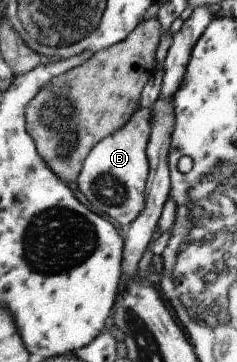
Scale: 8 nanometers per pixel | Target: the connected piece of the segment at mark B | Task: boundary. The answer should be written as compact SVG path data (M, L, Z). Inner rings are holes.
M152 108L137 110L131 121L113 135L106 136L87 157L78 179L78 189L99 213L113 217L126 230L141 215L146 206L146 189L150 177L147 150L152 133Z

